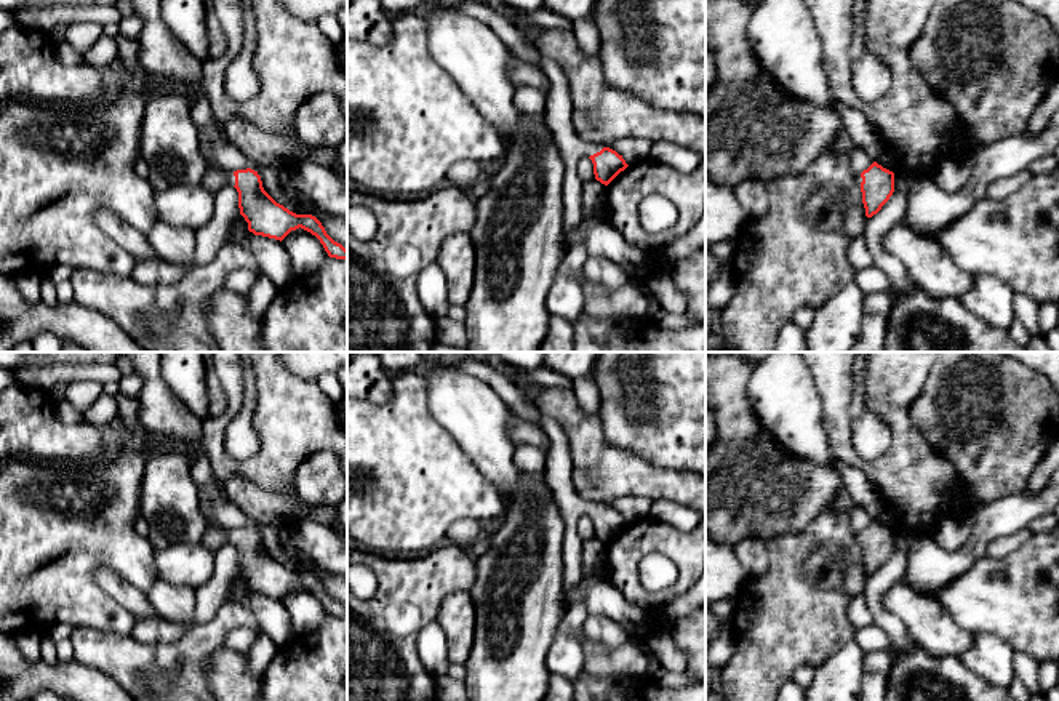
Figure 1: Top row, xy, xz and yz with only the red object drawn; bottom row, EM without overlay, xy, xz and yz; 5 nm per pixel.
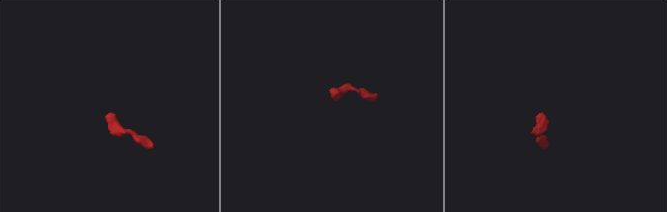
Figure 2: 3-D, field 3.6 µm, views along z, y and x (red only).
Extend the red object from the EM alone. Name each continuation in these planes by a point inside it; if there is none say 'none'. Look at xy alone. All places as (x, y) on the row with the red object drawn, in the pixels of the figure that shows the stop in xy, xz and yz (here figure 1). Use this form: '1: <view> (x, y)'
1: xy (213, 180)

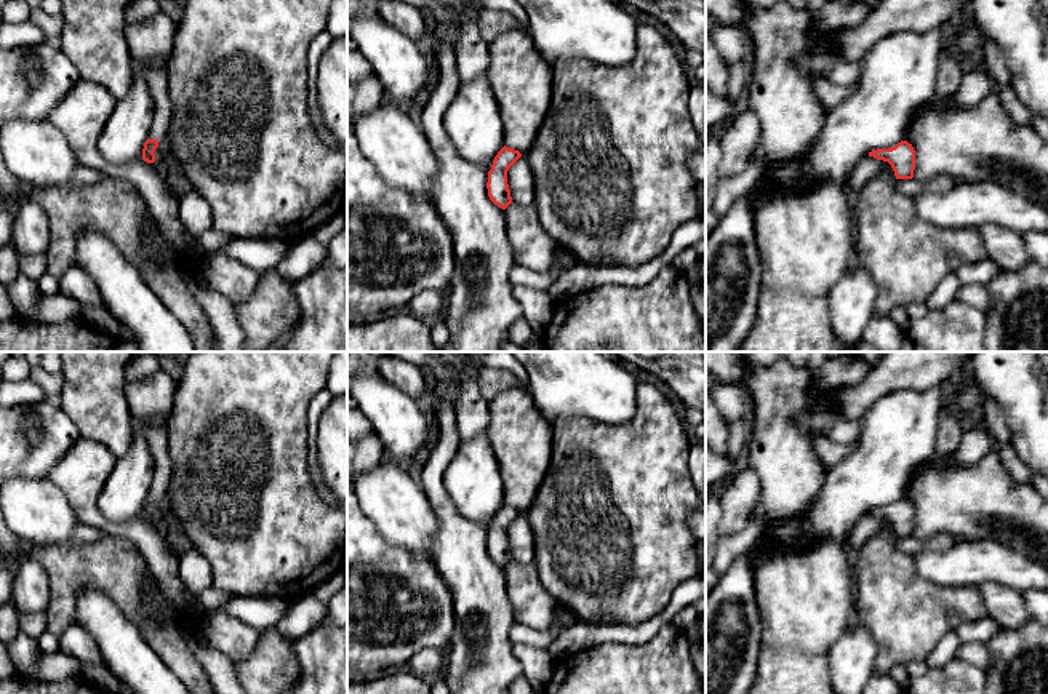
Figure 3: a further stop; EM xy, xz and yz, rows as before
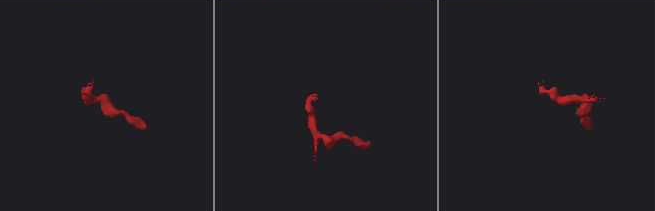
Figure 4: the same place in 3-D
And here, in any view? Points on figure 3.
1: xy (157, 79)

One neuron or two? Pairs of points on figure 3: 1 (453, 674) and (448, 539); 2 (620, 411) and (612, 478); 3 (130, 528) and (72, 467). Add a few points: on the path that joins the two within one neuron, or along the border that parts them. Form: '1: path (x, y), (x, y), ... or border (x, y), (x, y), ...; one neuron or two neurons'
1: path (464, 640), (464, 573); one neuron
2: border (637, 392), (629, 419), (596, 422); two neurons
3: path (109, 528), (85, 507), (82, 488); one neuron

